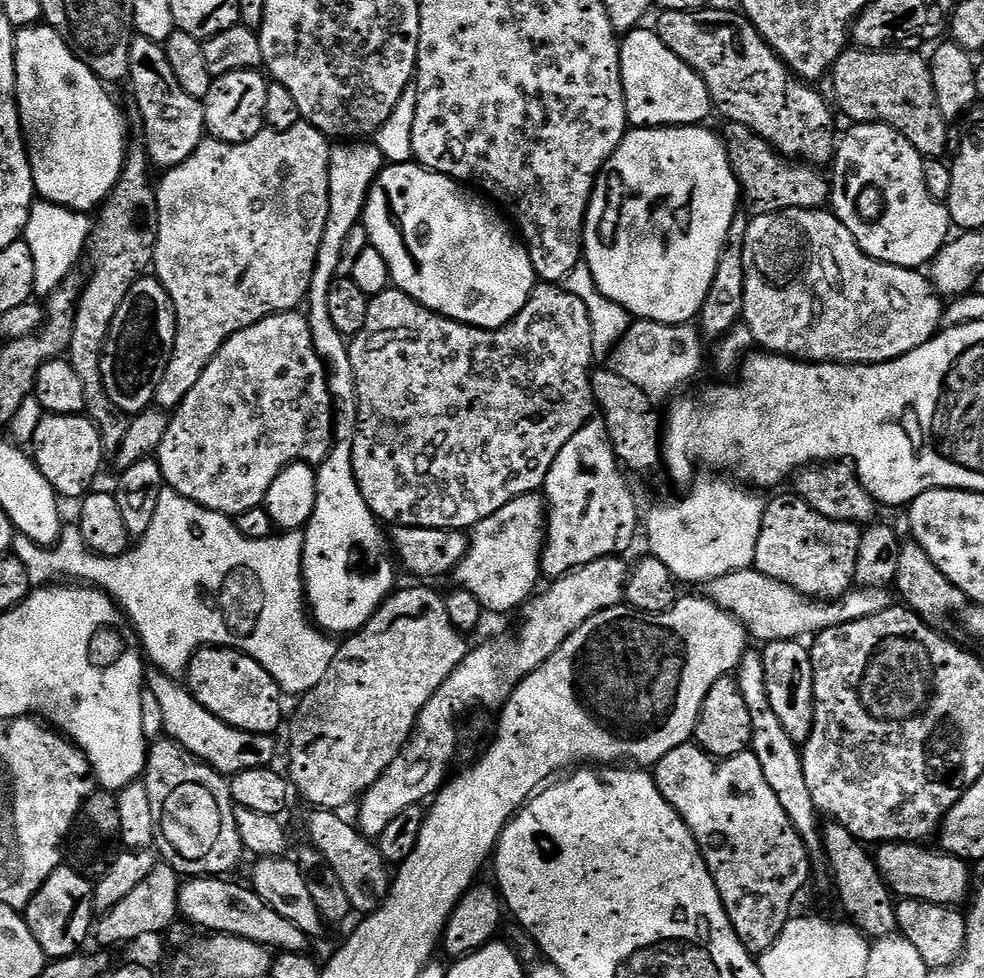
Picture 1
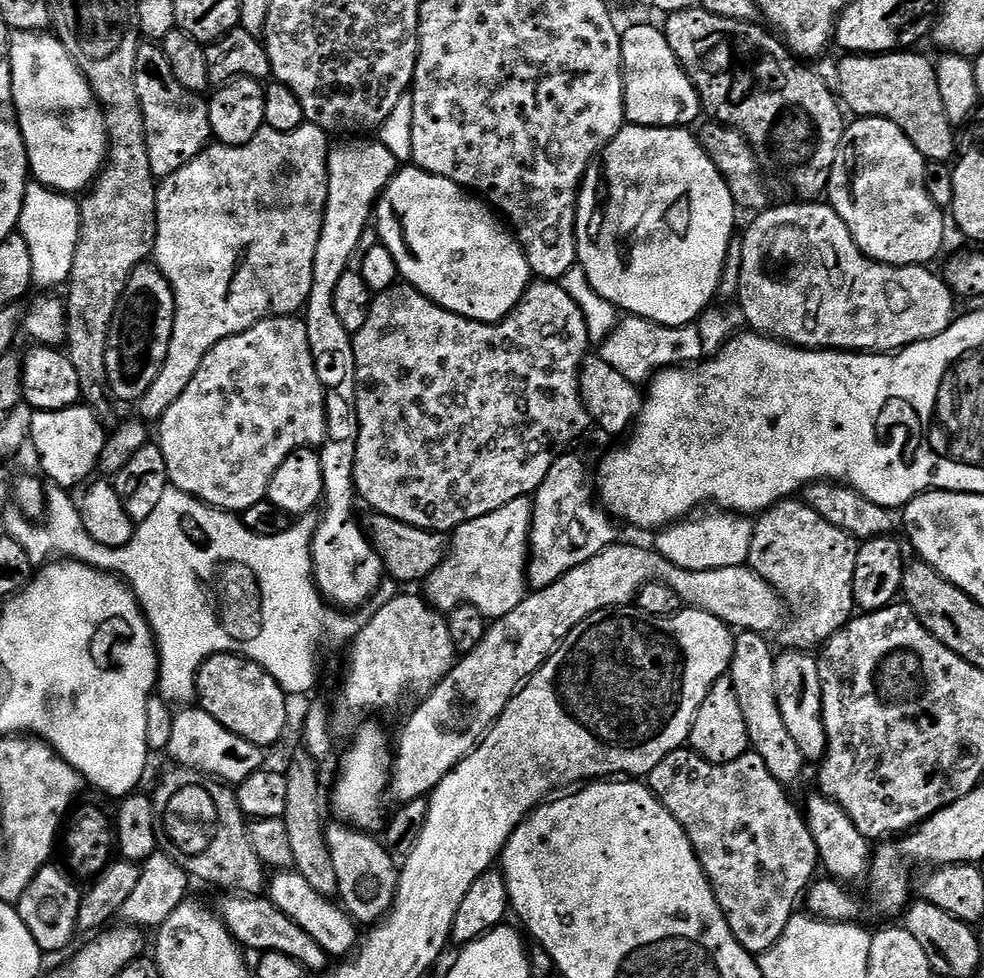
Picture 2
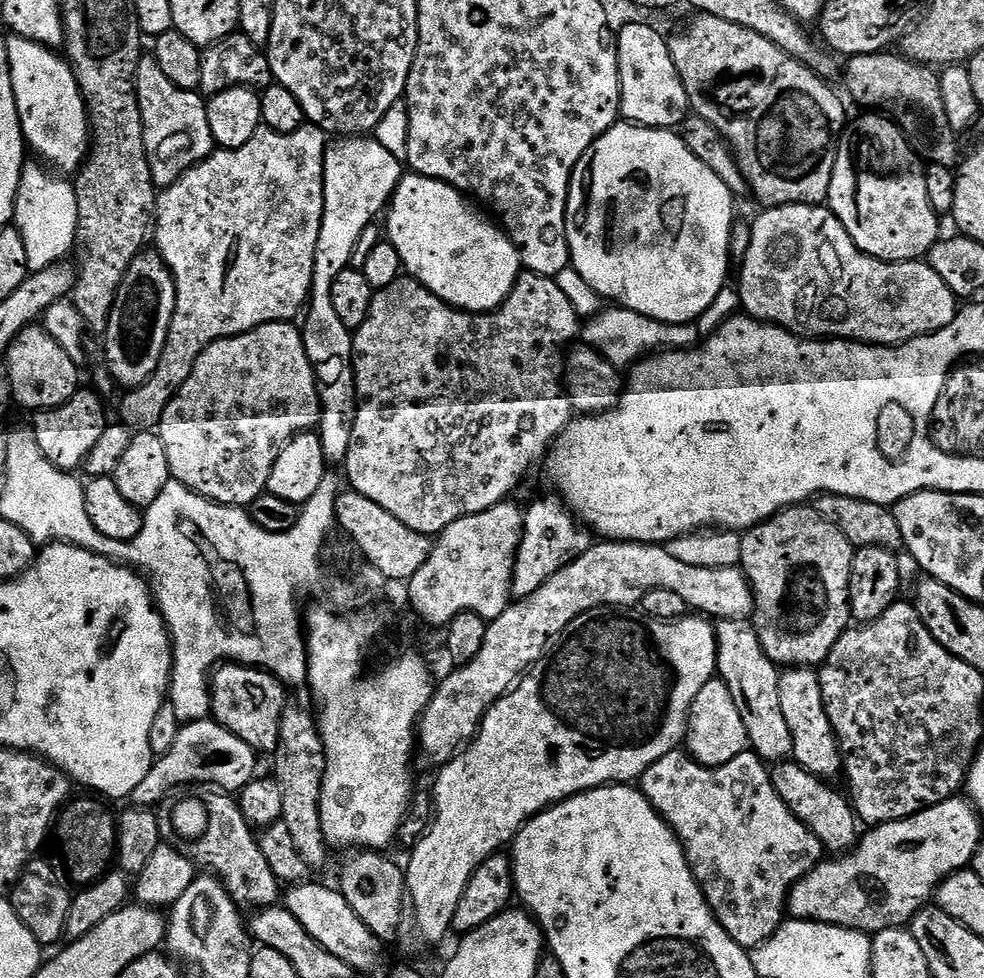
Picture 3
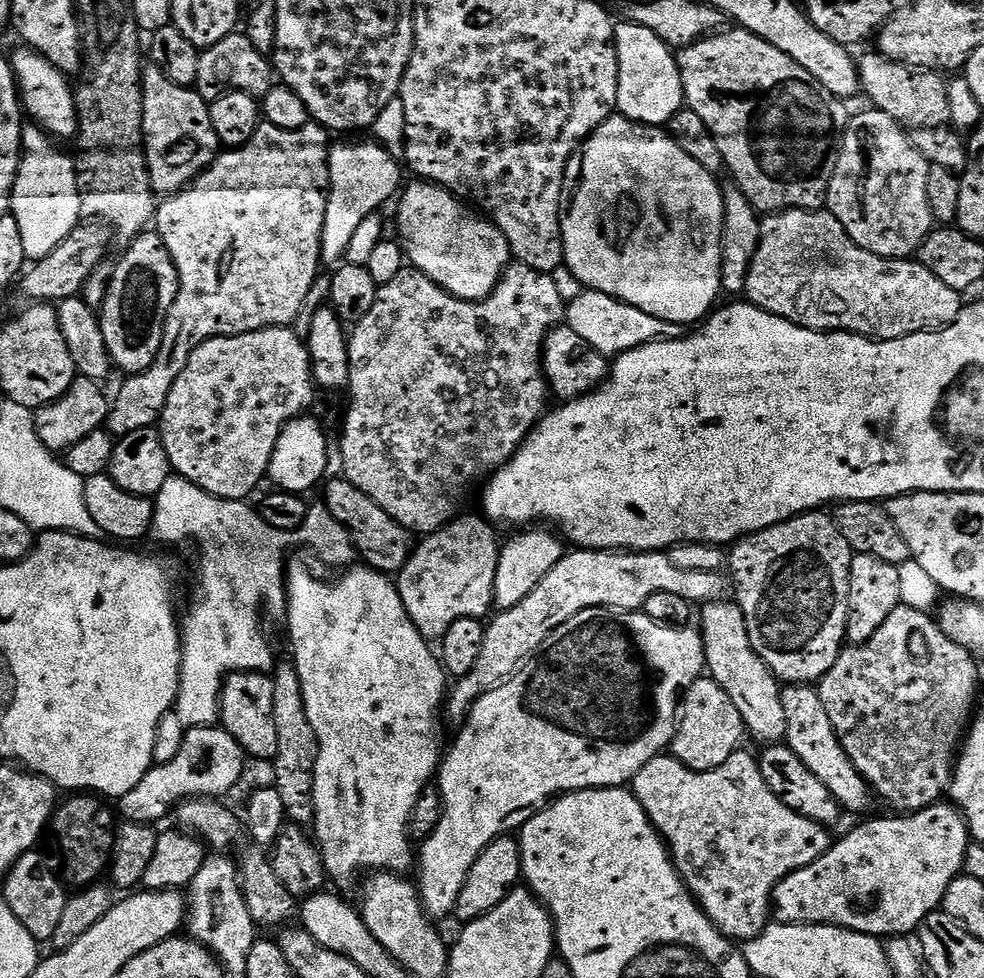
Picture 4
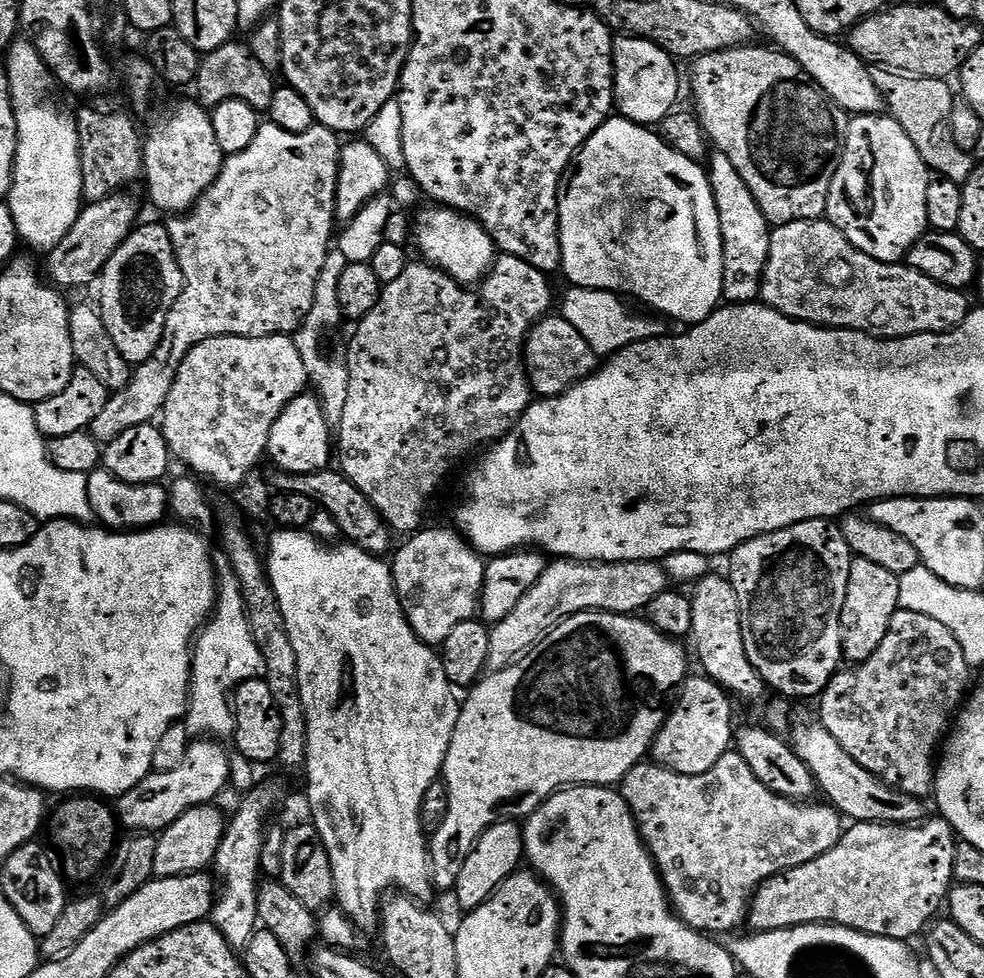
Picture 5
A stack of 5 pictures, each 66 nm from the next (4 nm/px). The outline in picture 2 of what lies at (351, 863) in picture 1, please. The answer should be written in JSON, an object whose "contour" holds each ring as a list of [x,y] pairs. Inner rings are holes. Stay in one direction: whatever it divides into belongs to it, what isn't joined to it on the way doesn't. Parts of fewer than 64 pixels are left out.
{"contour":[[[344,822],[329,823],[325,827],[326,842],[330,846],[330,858],[334,858],[334,874],[338,874],[338,900],[346,909],[353,921],[364,926],[371,926],[392,911],[392,903],[398,890],[400,868],[397,857],[391,856],[379,839],[372,837],[373,833],[349,826]]]}

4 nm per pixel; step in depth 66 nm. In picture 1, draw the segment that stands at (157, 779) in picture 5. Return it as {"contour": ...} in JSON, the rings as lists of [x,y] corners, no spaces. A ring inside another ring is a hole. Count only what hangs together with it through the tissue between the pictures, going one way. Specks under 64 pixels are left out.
{"contour":[[[153,671],[147,677],[146,684],[152,688],[159,705],[162,706],[167,739],[175,740],[177,744],[187,748],[203,764],[208,764],[221,774],[235,774],[251,768],[267,768],[273,763],[272,736],[255,736],[253,732],[231,728],[204,709],[179,679],[166,676],[163,672]]]}

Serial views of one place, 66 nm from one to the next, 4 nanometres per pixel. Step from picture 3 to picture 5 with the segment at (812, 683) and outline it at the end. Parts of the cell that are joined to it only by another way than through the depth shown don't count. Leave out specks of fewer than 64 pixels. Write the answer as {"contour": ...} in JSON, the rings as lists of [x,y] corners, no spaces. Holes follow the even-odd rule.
{"contour":[[[815,719],[804,720],[793,727],[790,732],[790,743],[796,749],[798,758],[806,762],[812,771],[819,791],[824,792],[823,799],[849,821],[862,824],[919,824],[925,819],[925,801],[918,796],[899,792],[894,786],[882,782],[870,770],[858,766],[836,739],[826,730],[826,726]],[[813,720],[813,721],[812,721]],[[796,728],[796,729],[795,729]]]}

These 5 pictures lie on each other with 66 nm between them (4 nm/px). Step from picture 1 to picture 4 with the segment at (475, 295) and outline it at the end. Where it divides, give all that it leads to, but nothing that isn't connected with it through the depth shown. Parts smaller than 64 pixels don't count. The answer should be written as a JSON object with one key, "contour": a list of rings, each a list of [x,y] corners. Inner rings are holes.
{"contour":[[[431,182],[415,183],[409,188],[407,185],[399,193],[400,209],[394,217],[398,240],[403,247],[407,263],[426,274],[426,278],[430,278],[438,286],[445,288],[451,296],[456,296],[460,300],[486,299],[500,285],[504,269],[510,263],[506,238],[491,220],[481,218],[465,201],[453,196],[447,188]]]}

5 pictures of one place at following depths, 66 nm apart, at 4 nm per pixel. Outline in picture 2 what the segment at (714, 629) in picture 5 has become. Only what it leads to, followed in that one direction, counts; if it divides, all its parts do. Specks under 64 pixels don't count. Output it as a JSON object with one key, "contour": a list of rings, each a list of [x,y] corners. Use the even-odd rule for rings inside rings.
{"contour":[[[741,631],[732,645],[732,666],[730,679],[734,694],[738,694],[738,706],[742,706],[742,718],[746,718],[746,730],[751,751],[766,762],[766,770],[779,784],[791,786],[806,767],[802,750],[790,738],[782,710],[778,710],[778,694],[774,694],[774,662],[776,656],[759,632]]]}

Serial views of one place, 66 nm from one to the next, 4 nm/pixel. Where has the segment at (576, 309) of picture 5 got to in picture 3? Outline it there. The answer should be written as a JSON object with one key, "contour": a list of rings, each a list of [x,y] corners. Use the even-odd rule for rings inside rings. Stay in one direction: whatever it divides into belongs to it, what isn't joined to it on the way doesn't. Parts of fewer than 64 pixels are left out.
{"contour":[[[619,306],[601,311],[594,319],[591,319],[582,330],[582,338],[585,343],[598,349],[607,360],[618,370],[631,367],[641,358],[651,355],[656,349],[666,350],[695,347],[701,336],[695,323],[666,324],[660,320],[650,319],[649,316],[640,315],[636,311]]]}

